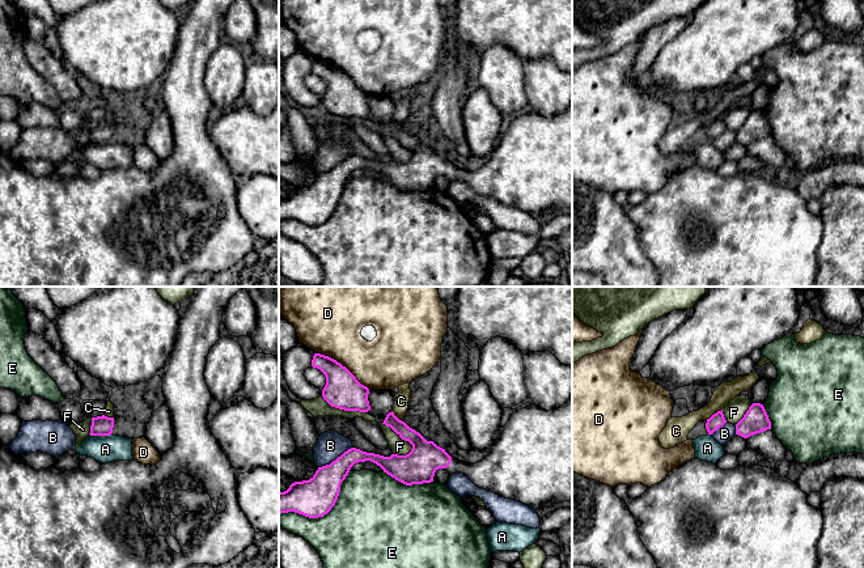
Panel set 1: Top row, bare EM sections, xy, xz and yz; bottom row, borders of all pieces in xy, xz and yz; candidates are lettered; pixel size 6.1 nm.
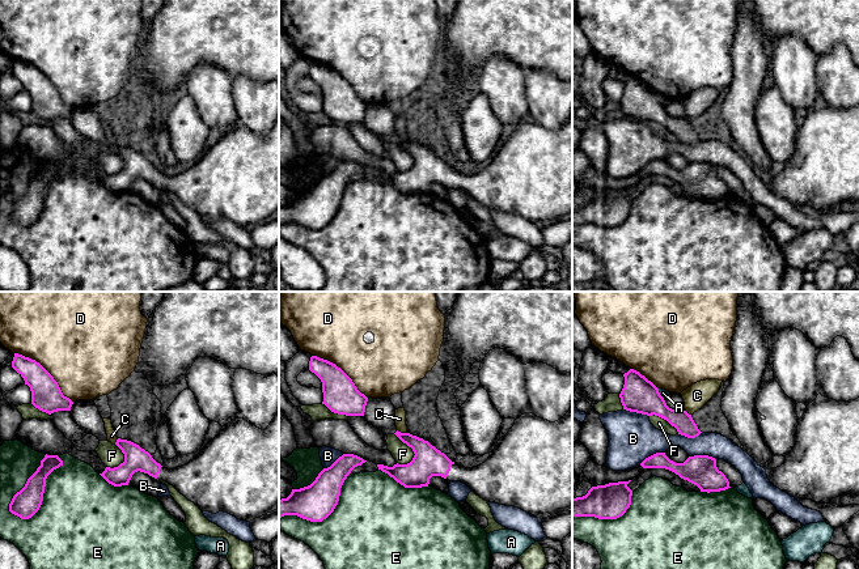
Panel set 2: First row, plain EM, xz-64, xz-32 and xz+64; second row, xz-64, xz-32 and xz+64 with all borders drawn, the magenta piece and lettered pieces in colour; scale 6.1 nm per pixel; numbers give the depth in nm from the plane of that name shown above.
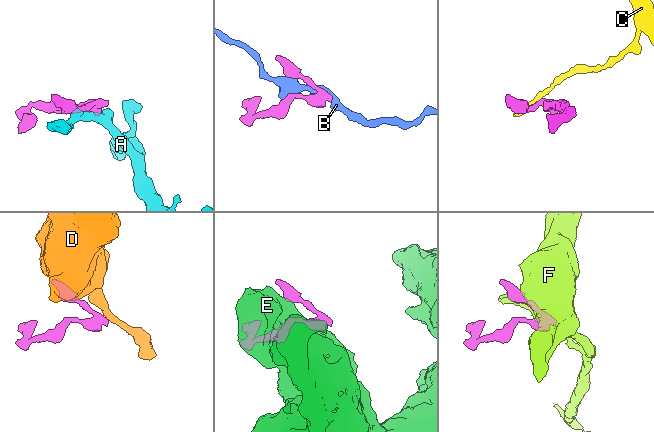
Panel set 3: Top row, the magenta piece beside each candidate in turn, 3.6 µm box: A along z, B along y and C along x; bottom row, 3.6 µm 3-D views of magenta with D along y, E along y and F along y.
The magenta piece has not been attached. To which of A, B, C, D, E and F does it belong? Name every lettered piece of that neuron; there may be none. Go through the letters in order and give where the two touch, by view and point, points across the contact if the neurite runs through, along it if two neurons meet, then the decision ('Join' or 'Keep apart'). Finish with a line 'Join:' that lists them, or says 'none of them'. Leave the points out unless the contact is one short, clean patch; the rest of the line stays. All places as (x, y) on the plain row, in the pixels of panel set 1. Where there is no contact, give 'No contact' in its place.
A: Touches magenta at xy (100, 142). Keep apart
B: Touches magenta at xz (335, 166). Keep apart
C: Touches magenta at yz (714, 121). Boundary: yz (721, 115), (706, 126). Keep apart
D: Touches magenta at xz (342, 72). Keep apart
E: Touches magenta at xz (324, 221). Keep apart
F: Touches magenta at xz (401, 144). Keep apart
Join: none of them

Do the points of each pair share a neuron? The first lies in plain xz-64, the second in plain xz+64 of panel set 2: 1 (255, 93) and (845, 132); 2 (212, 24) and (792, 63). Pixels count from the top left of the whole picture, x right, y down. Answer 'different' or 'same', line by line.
1: different
2: different

